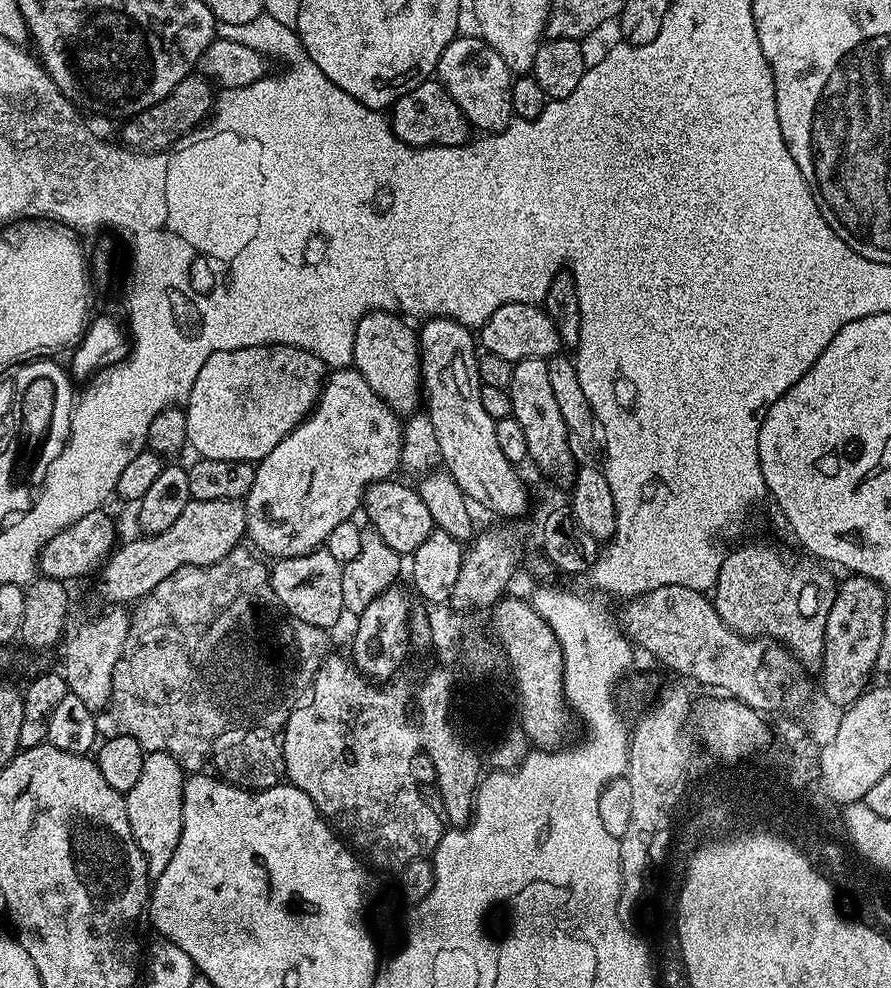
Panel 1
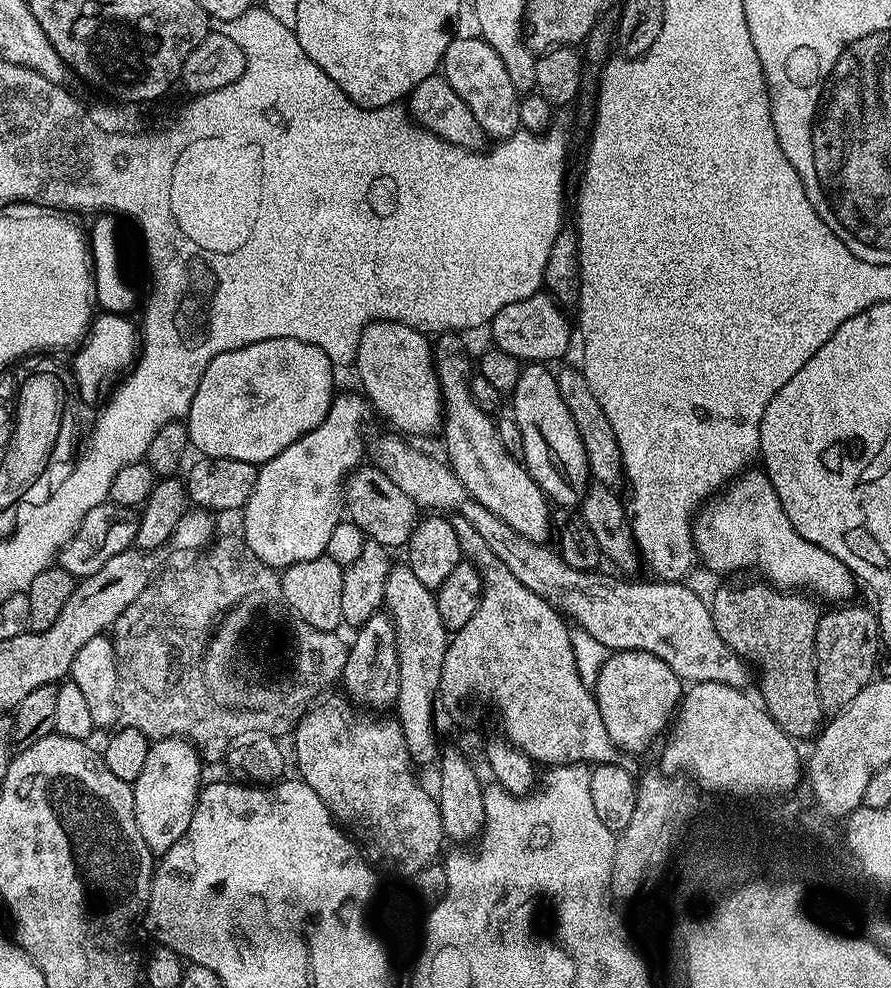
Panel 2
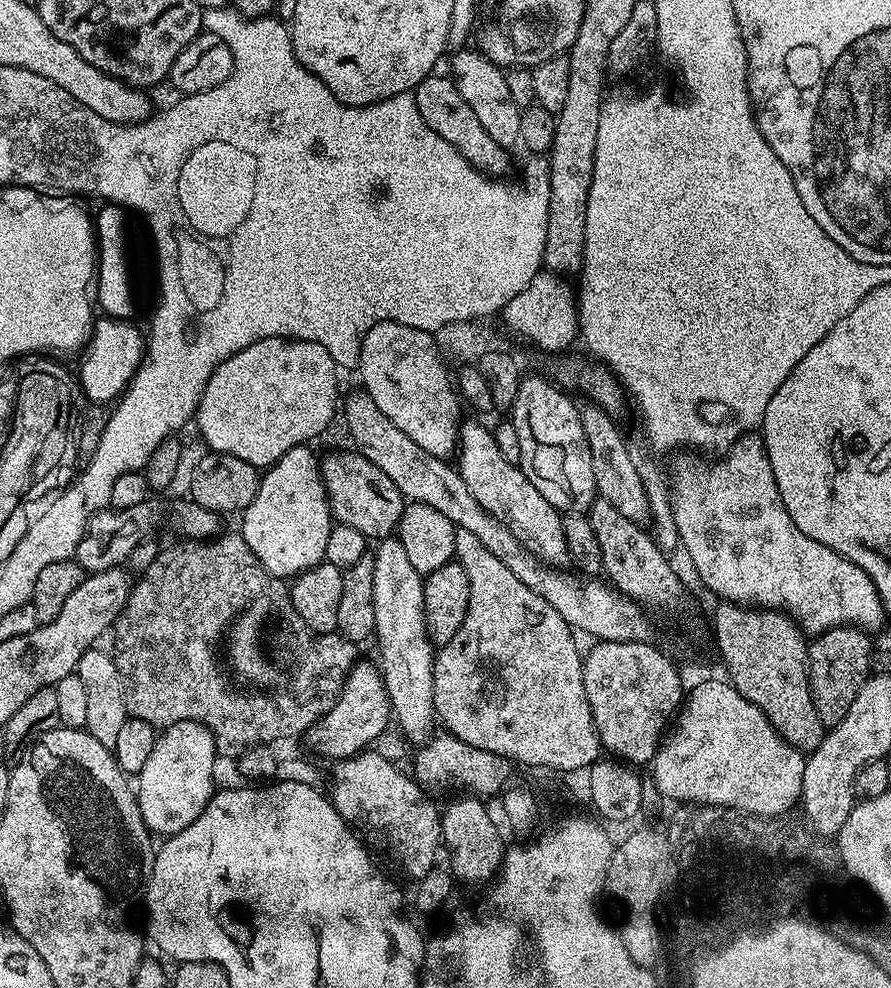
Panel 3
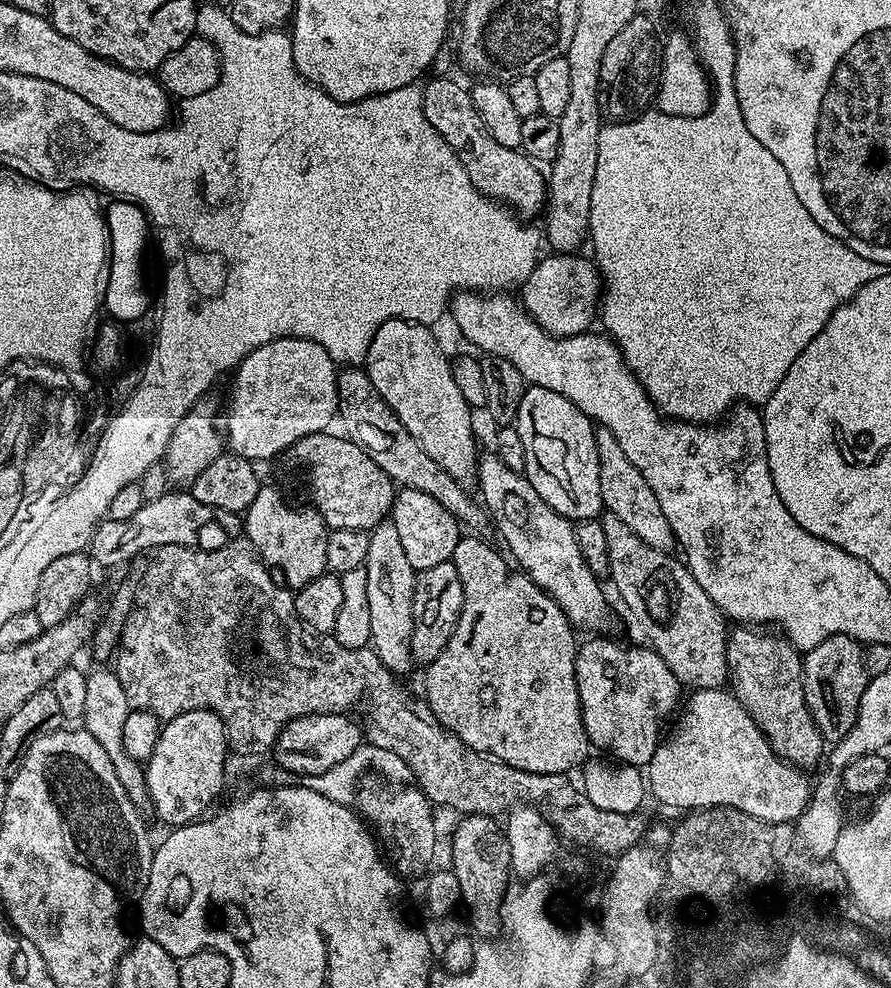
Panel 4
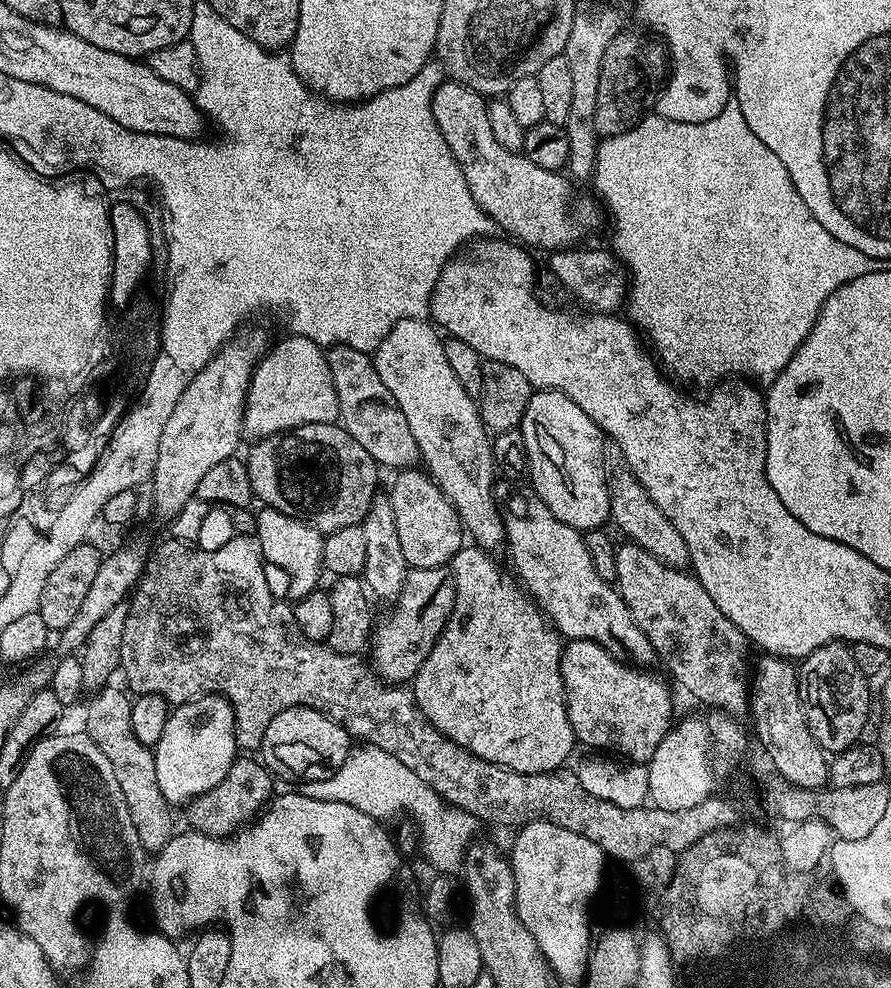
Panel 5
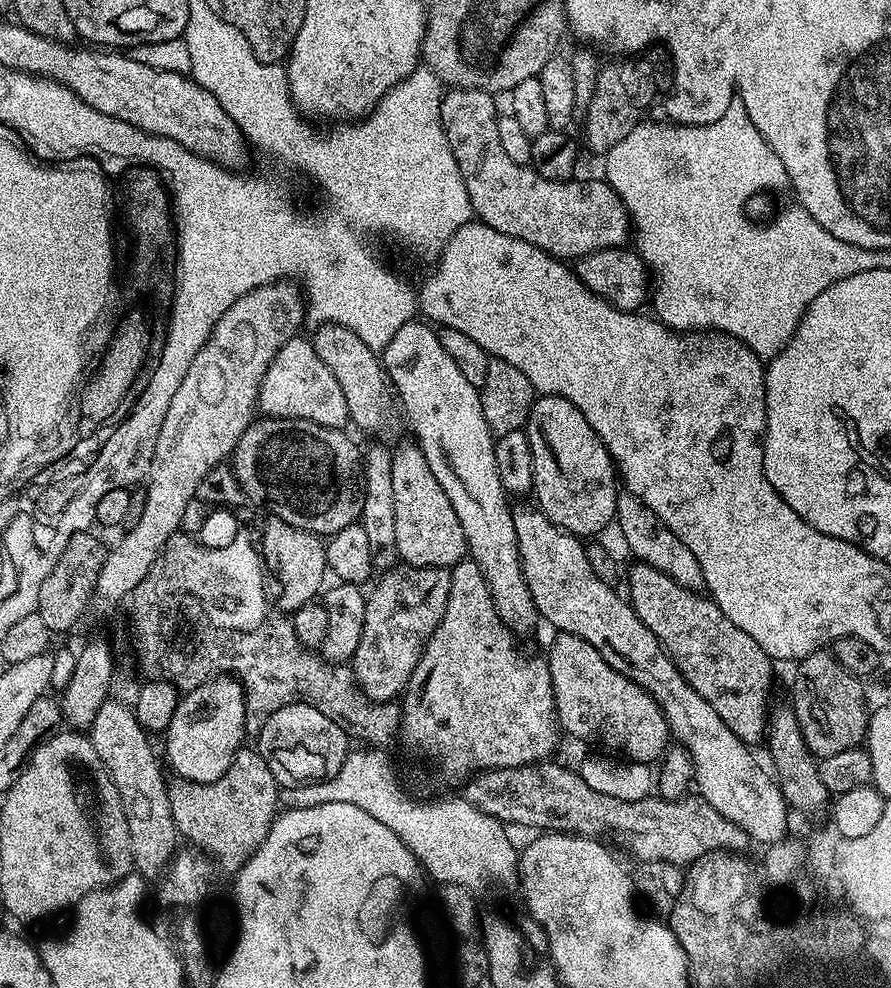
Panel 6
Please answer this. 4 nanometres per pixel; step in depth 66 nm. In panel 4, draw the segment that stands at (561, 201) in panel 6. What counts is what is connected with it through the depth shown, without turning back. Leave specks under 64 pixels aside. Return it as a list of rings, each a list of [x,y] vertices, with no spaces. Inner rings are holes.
[[[447,75],[437,76],[430,79],[429,84],[423,85],[422,110],[426,114],[426,122],[430,122],[430,126],[434,126],[434,130],[438,130],[438,134],[442,134],[442,138],[450,146],[450,150],[454,150],[454,154],[458,154],[458,162],[462,162],[466,174],[470,174],[470,182],[474,182],[474,186],[483,196],[488,196],[507,206],[521,217],[528,218],[527,216],[536,215],[539,217],[545,211],[548,194],[545,173],[543,171],[540,173],[536,169],[539,167],[534,161],[529,156],[525,156],[519,148],[502,146],[494,139],[490,130],[486,130],[482,118],[478,118],[478,110],[474,110],[471,91],[452,79]]]

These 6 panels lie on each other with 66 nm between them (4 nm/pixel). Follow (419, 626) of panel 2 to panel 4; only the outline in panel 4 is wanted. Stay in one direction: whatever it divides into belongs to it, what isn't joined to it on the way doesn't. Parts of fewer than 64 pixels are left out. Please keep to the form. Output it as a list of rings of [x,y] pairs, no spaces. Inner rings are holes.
[[[384,521],[369,532],[370,543],[366,554],[364,569],[366,570],[366,594],[370,603],[371,645],[376,650],[382,663],[395,676],[402,676],[414,666],[410,638],[413,634],[413,594],[416,593],[417,572],[410,565],[407,555],[403,552],[402,542],[399,540],[398,530],[390,521]]]

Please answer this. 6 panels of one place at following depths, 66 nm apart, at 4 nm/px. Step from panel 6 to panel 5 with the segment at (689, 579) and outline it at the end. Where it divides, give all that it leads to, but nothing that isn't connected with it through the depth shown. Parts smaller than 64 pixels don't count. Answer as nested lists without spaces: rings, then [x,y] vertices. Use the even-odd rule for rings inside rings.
[[[612,441],[605,443],[603,464],[606,470],[607,489],[610,490],[611,523],[613,525],[616,523],[628,535],[625,537],[631,543],[642,546],[642,550],[654,554],[654,558],[658,558],[666,566],[681,570],[687,569],[689,567],[688,551],[686,542],[682,542],[682,534],[678,534],[670,518],[666,518],[666,514],[662,514],[658,506],[654,506],[654,498],[646,494],[646,490],[630,470],[625,455],[616,443]]]

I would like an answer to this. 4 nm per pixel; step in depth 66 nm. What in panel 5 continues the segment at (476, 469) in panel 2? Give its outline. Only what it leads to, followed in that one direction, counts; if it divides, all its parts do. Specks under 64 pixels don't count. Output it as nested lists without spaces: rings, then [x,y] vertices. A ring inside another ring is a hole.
[[[516,482],[497,483],[496,502],[500,516],[504,519],[506,549],[512,555],[512,564],[516,567],[514,576],[524,591],[535,600],[541,612],[565,641],[589,640],[624,664],[652,666],[652,663],[657,663],[658,657],[650,638],[646,638],[638,622],[634,622],[634,614],[630,614],[619,591],[598,576],[580,529],[566,526],[566,522],[558,522],[558,518],[550,514],[550,506],[546,506],[546,502],[542,502],[542,498],[538,498],[531,487],[519,488],[520,486]]]

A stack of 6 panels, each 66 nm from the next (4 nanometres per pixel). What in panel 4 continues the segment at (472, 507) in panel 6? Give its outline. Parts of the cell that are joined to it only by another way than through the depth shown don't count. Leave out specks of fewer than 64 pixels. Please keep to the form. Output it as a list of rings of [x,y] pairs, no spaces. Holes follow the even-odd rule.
[[[387,320],[368,347],[366,371],[374,390],[394,410],[410,434],[450,478],[468,486],[475,481],[478,451],[472,429],[474,410],[454,383],[452,360],[436,341],[433,329],[414,320]]]

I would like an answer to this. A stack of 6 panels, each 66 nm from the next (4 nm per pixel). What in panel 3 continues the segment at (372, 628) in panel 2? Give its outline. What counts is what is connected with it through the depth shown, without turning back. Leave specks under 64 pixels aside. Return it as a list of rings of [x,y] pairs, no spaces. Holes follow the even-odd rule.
[[[364,658],[357,659],[356,665],[344,678],[344,689],[340,699],[330,711],[321,716],[306,733],[306,741],[320,756],[329,756],[332,762],[347,760],[365,751],[384,732],[393,715],[391,700],[384,685],[383,674],[375,663]]]

